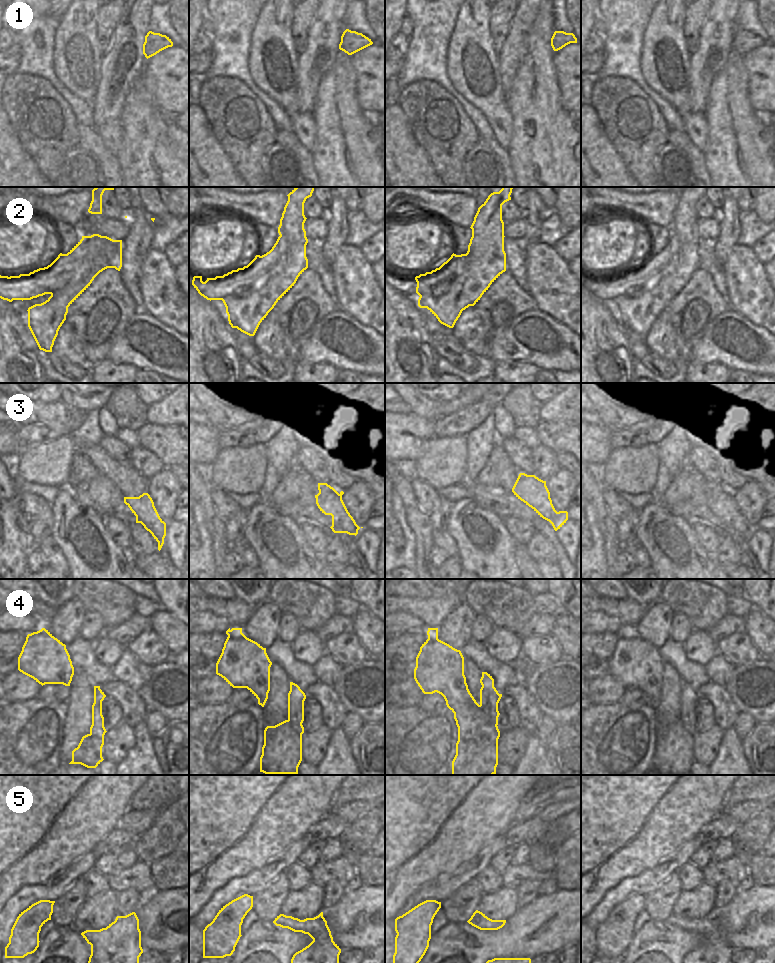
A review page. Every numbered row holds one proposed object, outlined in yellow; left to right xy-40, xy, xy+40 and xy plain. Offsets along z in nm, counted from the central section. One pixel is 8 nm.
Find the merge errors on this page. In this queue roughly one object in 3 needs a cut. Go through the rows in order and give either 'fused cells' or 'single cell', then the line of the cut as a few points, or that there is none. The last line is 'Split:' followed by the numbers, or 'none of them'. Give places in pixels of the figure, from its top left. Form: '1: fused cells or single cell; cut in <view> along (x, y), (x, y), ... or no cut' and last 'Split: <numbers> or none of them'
1: fused cells; cut in xy along (345, 30), (350, 30)
2: fused cells; cut in xy along (288, 241), (286, 265), (278, 273), (244, 297), (222, 300)
3: single cell; no cut
4: fused cells; cut in xy+40 along (479, 705), (496, 725)
5: single cell; no cut
Split: 1, 2, 4

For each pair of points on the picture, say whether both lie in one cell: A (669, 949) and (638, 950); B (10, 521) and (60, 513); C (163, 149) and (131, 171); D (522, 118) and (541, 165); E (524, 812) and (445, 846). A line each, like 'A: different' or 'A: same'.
A: same
B: different
C: same
D: same
E: different

